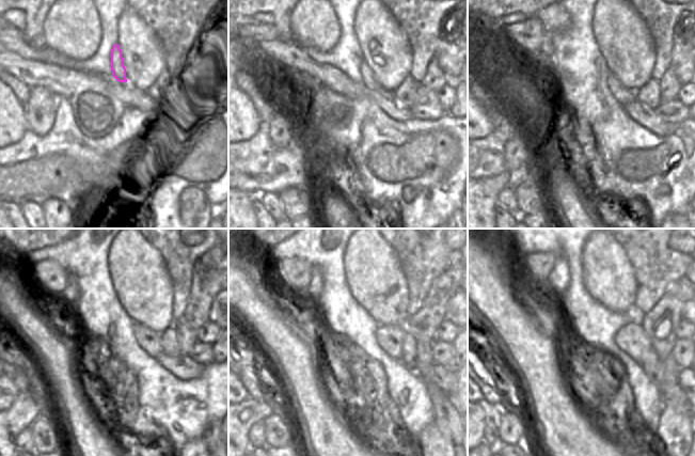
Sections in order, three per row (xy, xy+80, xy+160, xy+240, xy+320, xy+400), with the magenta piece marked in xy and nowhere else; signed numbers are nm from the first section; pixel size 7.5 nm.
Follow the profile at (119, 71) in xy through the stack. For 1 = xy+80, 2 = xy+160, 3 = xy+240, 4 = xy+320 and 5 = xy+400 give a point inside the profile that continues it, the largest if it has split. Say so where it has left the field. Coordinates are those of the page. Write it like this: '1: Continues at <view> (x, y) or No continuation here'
1: Continues at xy+80 (368, 78)
2: Continues at xy+160 (622, 95)
3: Continues at xy+240 (148, 341)
4: Continues at xy+320 (390, 339)
5: Continues at xy+400 (631, 339)

